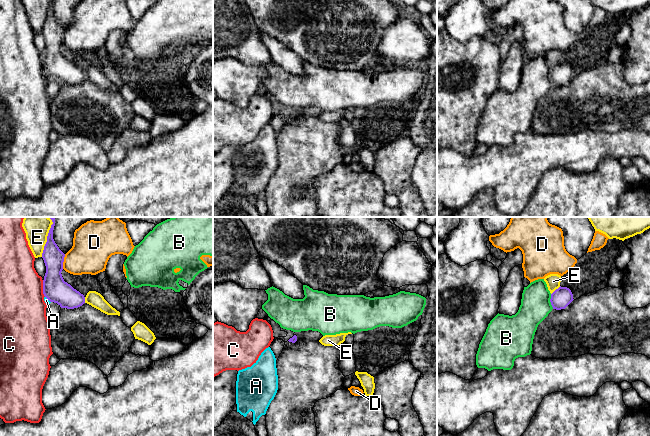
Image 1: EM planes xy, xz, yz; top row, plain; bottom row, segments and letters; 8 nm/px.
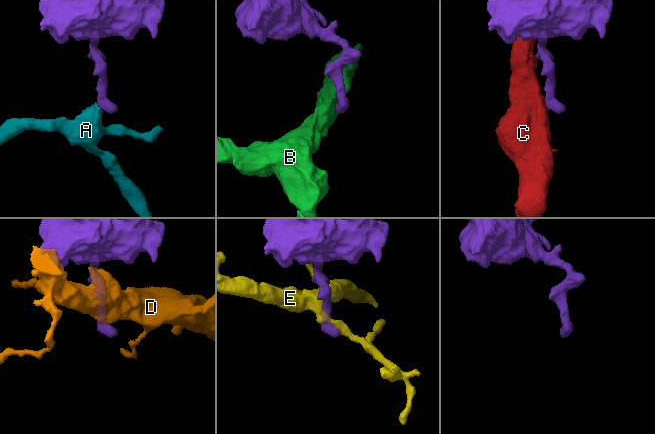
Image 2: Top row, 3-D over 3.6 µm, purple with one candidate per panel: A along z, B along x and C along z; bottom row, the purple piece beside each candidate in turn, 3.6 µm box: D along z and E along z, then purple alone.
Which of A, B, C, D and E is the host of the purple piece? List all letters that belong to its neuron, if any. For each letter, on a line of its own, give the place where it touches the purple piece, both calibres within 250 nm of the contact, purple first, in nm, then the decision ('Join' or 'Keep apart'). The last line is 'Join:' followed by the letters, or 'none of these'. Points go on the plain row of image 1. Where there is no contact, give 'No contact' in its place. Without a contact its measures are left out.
A: Touches purple at xy (47, 74). Thickness 200 nm (purple) against 40 nm. Join
B: Touches purple at yz (550, 77). Thickness 160 nm (purple) against 240 nm. Keep apart
C: Touches purple at xy (43, 64). Thickness 200 nm (purple) against 360 nm. Keep apart
D: Touches purple at xy (63, 37). Thickness 200 nm (purple) against 320 nm. Keep apart
E: Touches purple at xy (47, 16). Thickness 170 nm (purple) against 180 nm. Keep apart
Join: A

